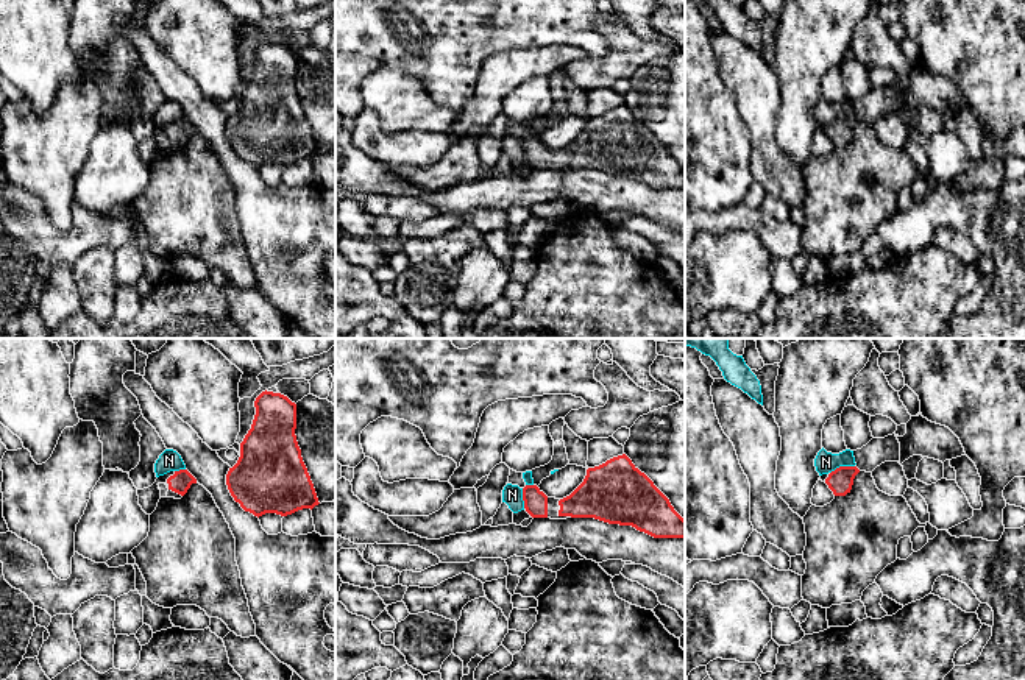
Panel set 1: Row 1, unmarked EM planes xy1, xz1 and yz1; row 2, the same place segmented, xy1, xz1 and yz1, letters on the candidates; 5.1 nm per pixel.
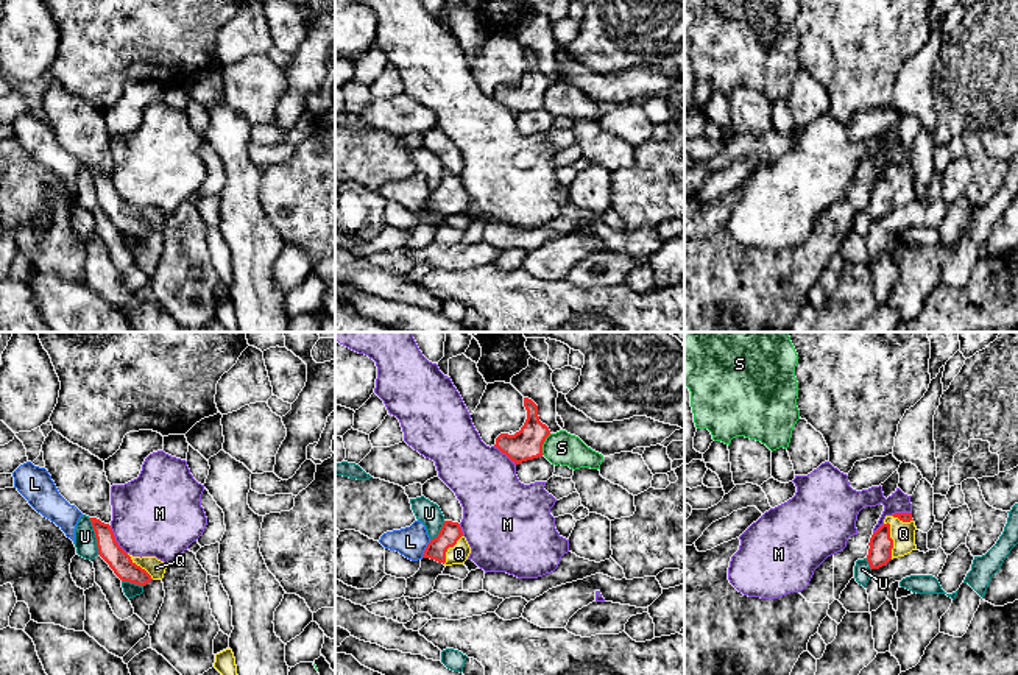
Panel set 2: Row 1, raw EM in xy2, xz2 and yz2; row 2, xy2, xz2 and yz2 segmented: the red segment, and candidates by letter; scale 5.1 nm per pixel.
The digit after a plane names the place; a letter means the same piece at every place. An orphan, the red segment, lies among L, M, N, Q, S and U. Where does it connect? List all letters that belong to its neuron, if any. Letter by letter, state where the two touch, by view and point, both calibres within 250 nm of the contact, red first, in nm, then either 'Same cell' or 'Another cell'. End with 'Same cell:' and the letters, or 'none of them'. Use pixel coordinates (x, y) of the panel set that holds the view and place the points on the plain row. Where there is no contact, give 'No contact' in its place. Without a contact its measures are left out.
L: Touches red at xz2 (426, 200). Thickness 110 nm (red) against 160 nm. Another cell
M: Touches red at xy2 (114, 190). Thickness 120 nm (red) against 420 nm. Another cell
N: Touches red at yz1 (841, 117). Thickness 130 nm (red) against 110 nm. Another cell
Q: Touches red at yz2 (892, 190). Thickness 120 nm (red) against 130 nm. Same cell
S: Touches red at xz2 (543, 94). Thickness 160 nm (red) against 170 nm. Another cell
U: Touches red at xy2 (95, 187). Thickness 120 nm (red) against 110 nm. Another cell
Same cell: Q

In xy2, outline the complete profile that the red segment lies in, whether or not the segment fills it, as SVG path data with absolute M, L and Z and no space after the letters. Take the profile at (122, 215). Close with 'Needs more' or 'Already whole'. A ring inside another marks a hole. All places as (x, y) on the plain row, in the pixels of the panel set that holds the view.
M89 168L95 182L98 206L109 215L122 232L145 237L151 231L162 231L167 215L156 207L133 207L115 192L109 175Z. Needs more

